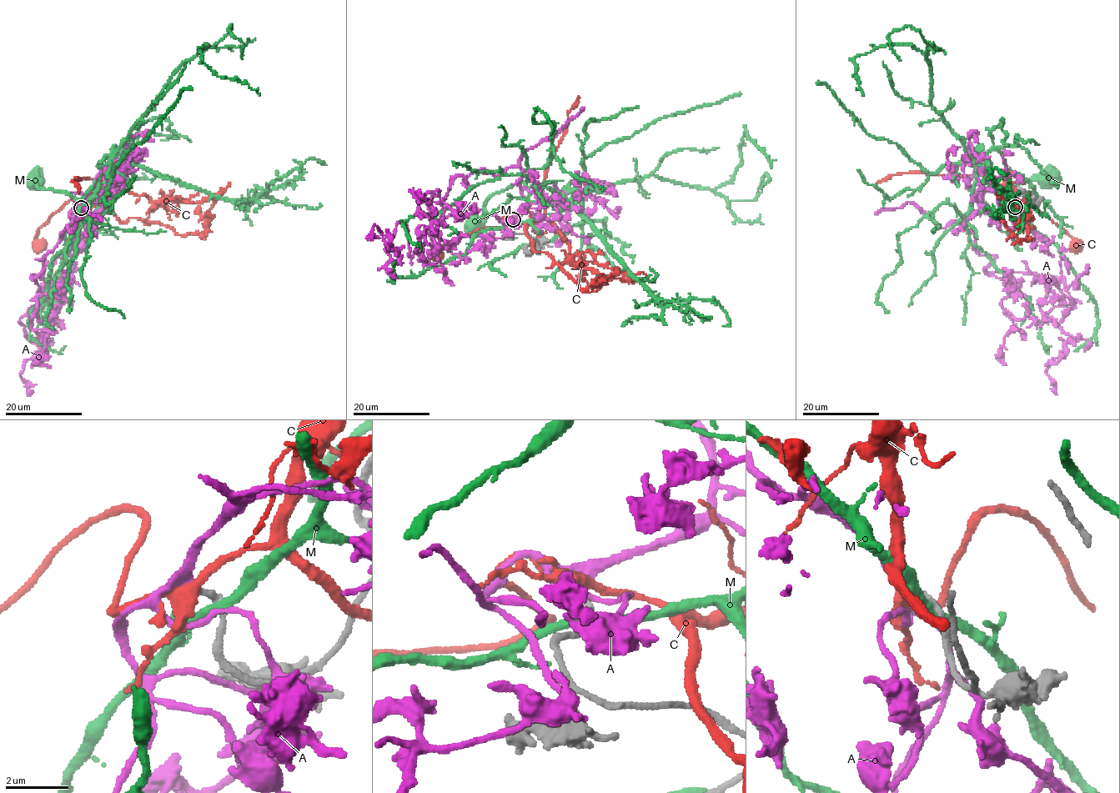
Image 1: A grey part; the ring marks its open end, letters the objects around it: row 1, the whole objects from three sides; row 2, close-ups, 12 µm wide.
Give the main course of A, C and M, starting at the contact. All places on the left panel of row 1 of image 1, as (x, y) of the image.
A: (81, 208), (69, 193), (72, 223), (32, 274), (47, 282), (19, 322), (39, 349), (21, 373), (30, 396)
C: (81, 208), (72, 210), (75, 201), (68, 199), (51, 214), (39, 228), (35, 239), (38, 245)
M: (84, 209), (97, 197), (97, 179), (79, 200), (67, 193), (38, 188), (37, 178), (34, 180)

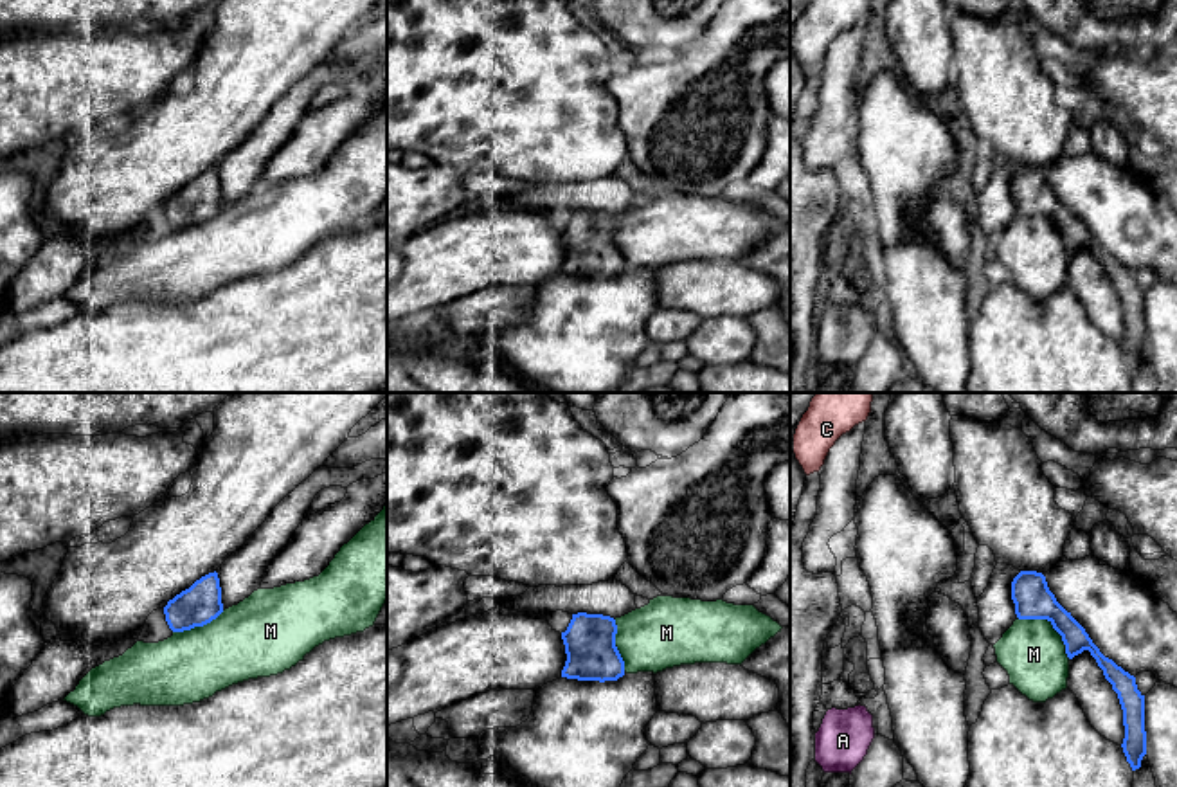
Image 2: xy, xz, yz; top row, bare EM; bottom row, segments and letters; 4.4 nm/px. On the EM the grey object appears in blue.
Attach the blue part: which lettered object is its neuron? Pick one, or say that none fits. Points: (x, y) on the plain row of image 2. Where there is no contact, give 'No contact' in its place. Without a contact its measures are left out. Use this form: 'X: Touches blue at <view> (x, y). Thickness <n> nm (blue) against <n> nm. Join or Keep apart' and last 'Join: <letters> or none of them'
A: No contact. Join
C: No contact. Keep apart
M: Touches blue at yz (1051, 220). Thickness 170 nm (blue) against 280 nm. Keep apart
Join: A

